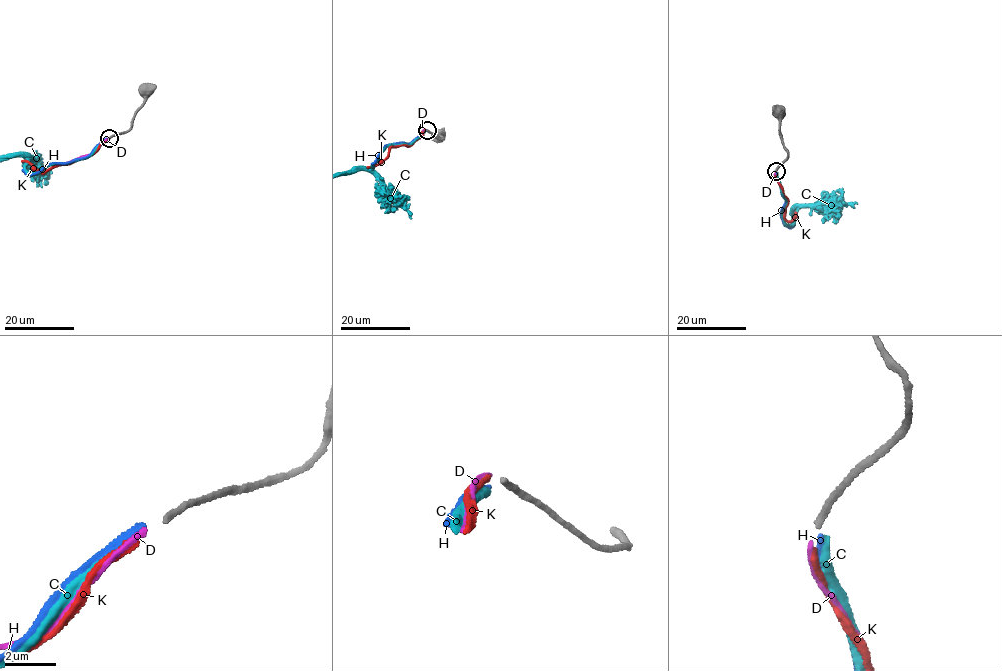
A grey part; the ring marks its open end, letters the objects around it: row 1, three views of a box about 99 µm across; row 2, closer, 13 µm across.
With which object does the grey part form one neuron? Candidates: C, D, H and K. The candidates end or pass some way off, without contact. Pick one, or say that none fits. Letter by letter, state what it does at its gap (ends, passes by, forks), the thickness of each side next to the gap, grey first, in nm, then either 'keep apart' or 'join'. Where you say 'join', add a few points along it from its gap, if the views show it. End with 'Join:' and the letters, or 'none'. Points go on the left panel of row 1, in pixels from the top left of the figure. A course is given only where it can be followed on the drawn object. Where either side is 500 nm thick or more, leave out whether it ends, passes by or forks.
C: it ends | 240/320 nm | keep apart
D: it ends | 240/190 nm | keep apart
H: it ends | 240/240 nm | keep apart
K: it ends | 240/280 nm | keep apart
Join: none

